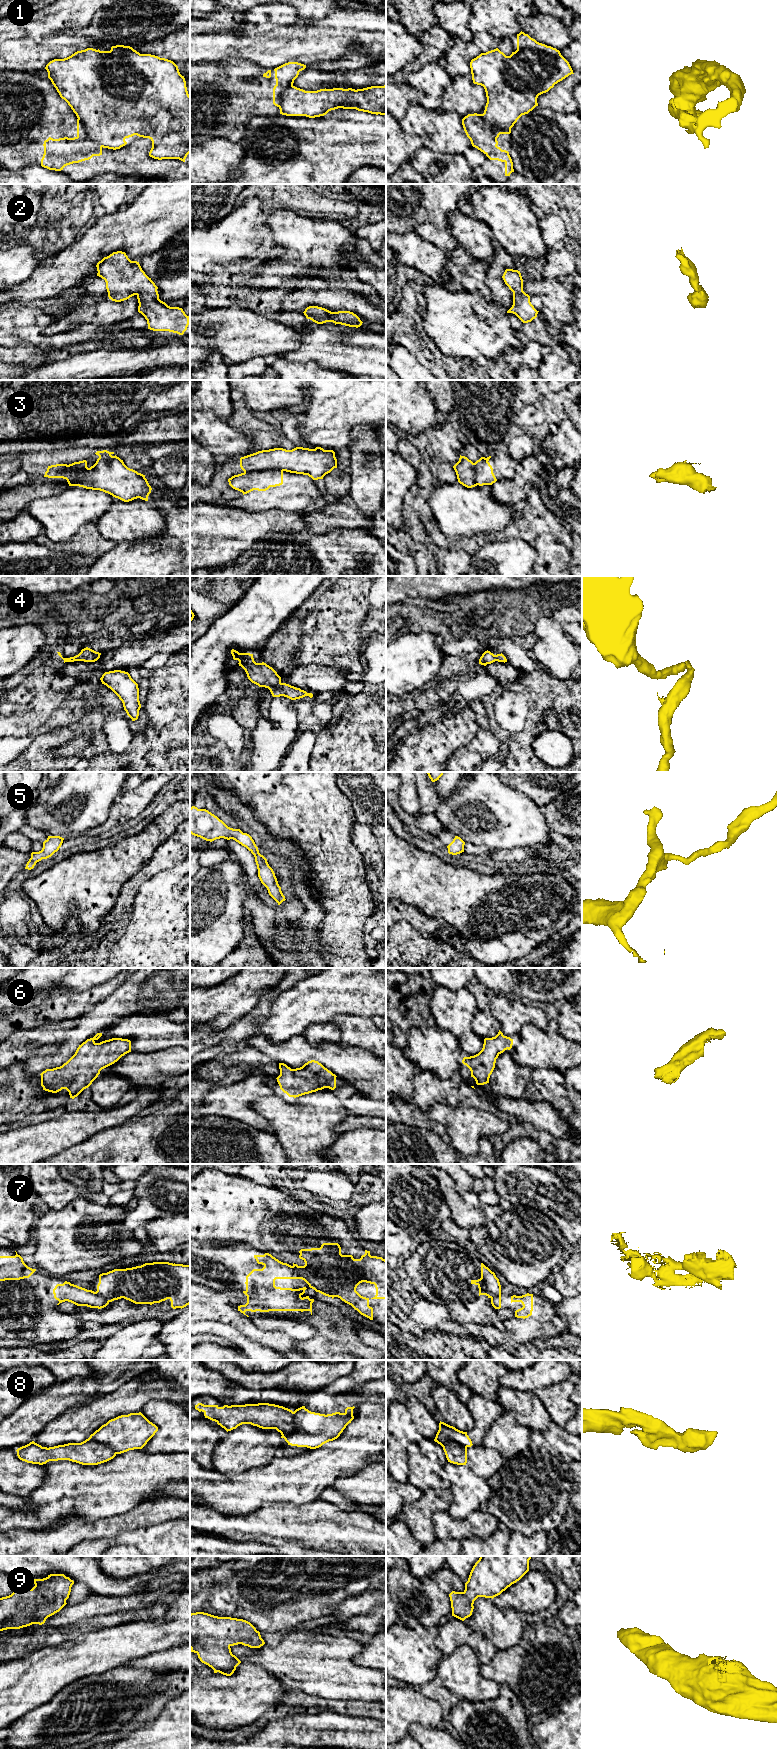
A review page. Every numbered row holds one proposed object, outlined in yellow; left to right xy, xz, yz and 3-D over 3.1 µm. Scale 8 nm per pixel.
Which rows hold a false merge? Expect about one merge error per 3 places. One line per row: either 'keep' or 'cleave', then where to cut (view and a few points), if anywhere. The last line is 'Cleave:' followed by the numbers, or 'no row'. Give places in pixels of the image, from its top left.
1: cleave; cut in yz along (483, 113), (486, 120), (495, 129), (510, 129)
2: keep; no cut
3: cleave; cut in xy along (87, 467), (81, 473), (82, 478), (79, 481), (70, 479)
4: keep; no cut
5: keep; no cut
6: keep; no cut
7: cleave; cut in xz along (309, 1285), (316, 1286), (333, 1297)
8: cleave; cut in xz along (293, 1412), (295, 1429), (283, 1437)
9: keep; no cut
Cleave: 1, 3, 7, 8

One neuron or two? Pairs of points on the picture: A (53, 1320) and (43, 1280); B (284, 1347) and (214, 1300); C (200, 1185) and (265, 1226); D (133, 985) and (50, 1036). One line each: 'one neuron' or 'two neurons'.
A: one neuron
B: one neuron
C: one neuron
D: one neuron

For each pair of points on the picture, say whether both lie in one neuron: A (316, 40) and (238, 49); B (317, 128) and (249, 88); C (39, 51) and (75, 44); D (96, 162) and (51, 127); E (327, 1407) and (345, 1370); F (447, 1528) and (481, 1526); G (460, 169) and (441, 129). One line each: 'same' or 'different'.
A: same
B: different
C: same
D: same
E: different
F: same
G: different

